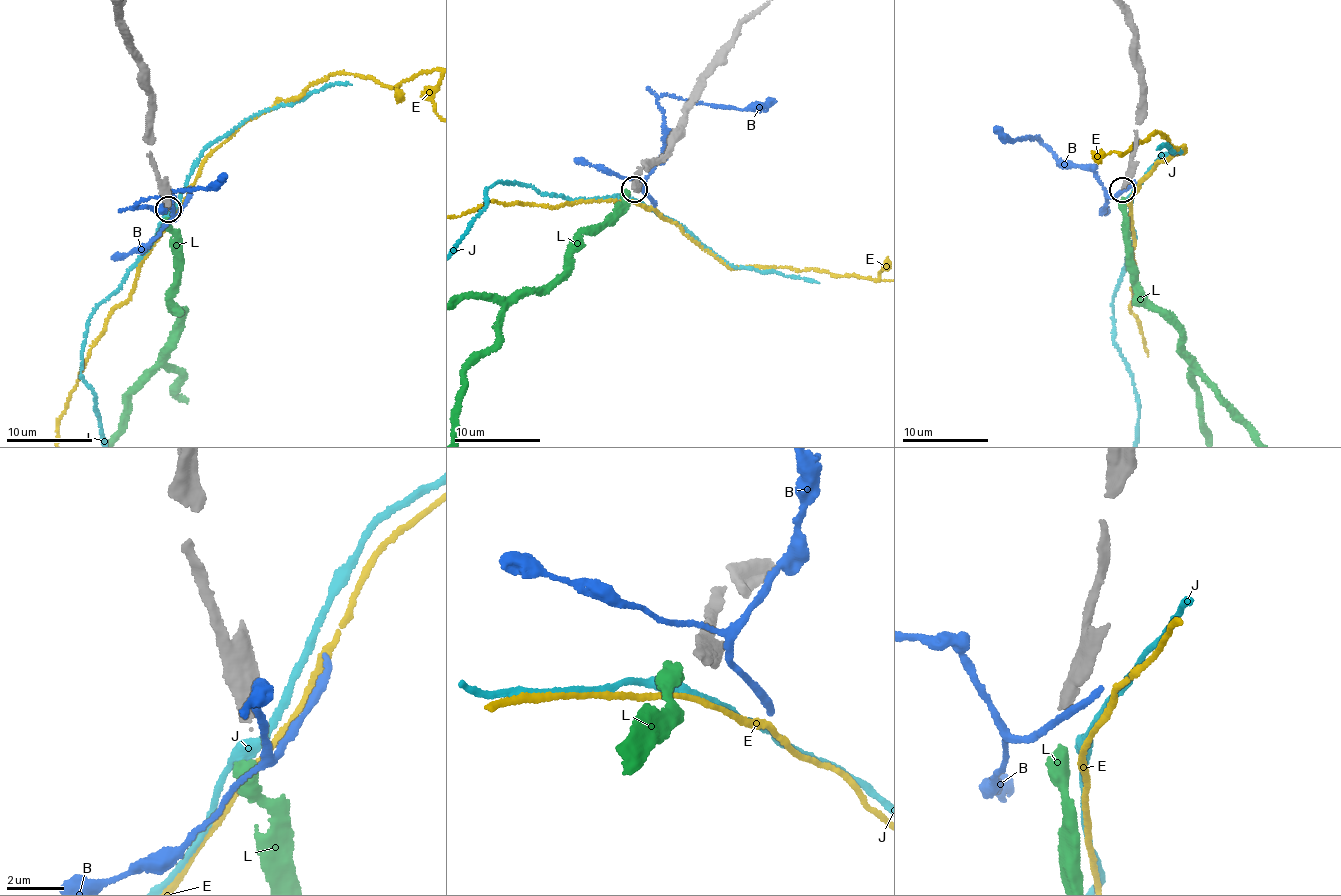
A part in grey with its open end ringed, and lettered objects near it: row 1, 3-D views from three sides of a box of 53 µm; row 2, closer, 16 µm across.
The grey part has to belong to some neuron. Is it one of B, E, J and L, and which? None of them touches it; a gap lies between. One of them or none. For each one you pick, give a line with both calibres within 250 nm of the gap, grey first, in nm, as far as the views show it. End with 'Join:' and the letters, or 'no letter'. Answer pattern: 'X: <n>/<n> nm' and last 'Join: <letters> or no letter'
L: 320/600 nm
Join: L

